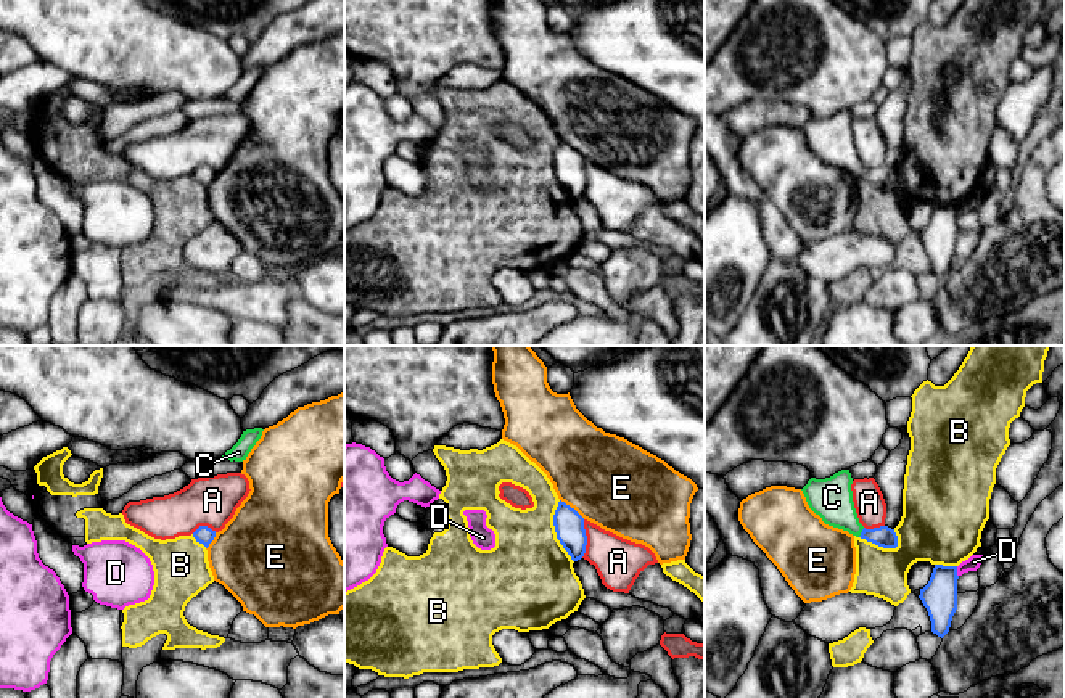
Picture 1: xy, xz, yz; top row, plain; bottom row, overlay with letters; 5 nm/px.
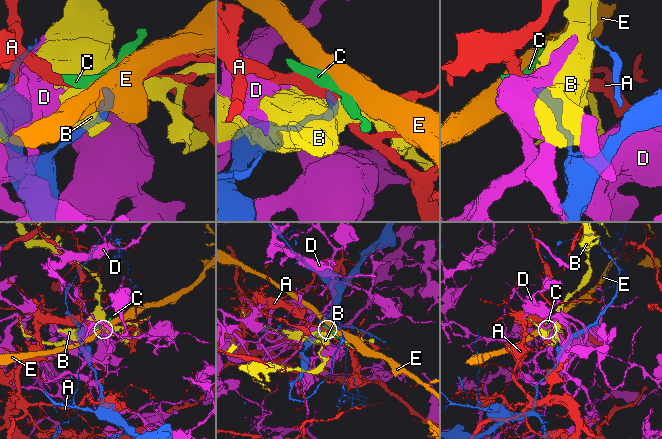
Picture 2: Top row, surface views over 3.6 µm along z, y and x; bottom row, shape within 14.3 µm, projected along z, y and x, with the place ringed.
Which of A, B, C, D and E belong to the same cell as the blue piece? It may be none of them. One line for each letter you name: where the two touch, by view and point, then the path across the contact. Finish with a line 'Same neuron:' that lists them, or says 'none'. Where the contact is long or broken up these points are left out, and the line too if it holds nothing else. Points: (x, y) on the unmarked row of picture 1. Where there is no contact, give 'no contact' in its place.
C: contact yz (861, 172); way yz (884, 176), (861, 172), (835, 147), (832, 137)
Same neuron: C

